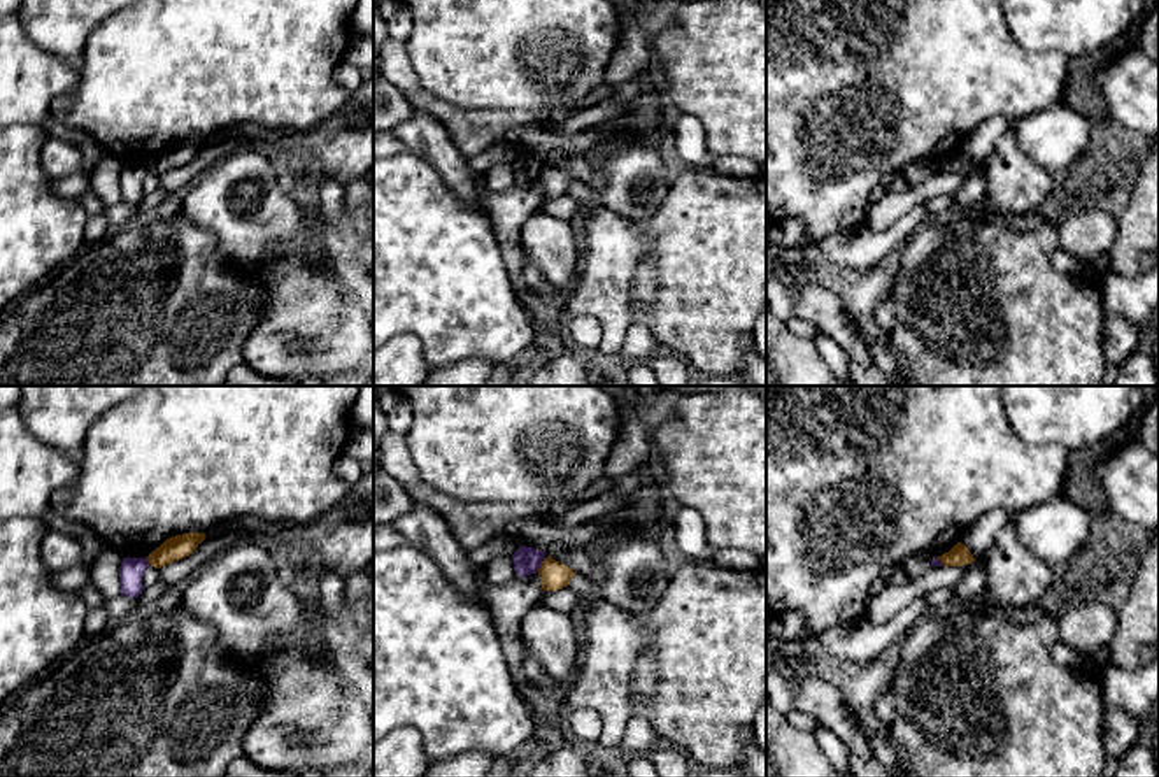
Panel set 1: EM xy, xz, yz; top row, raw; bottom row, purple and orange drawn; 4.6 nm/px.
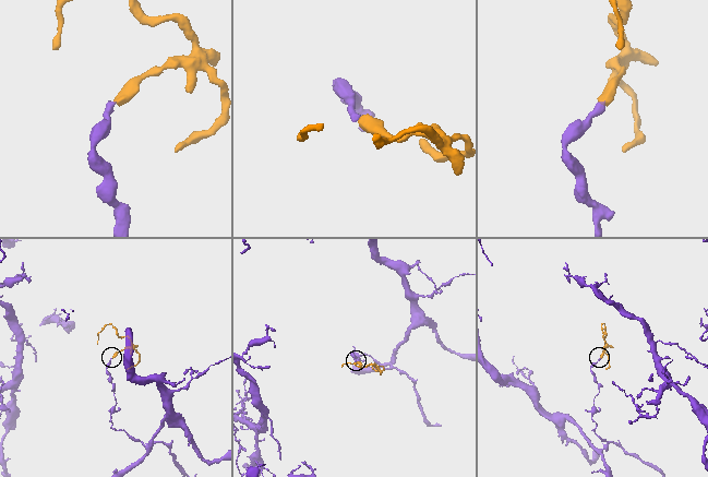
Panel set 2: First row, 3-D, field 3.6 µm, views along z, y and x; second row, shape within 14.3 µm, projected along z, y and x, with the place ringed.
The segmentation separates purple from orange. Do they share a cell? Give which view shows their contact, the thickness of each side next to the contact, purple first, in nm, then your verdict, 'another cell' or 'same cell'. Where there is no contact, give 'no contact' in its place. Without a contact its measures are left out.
xz | 130/130 nm | another cell

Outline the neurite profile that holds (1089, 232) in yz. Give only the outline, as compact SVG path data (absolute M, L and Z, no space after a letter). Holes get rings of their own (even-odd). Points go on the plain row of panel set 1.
M1089 202L1080 210L1070 214L1059 225L1059 247L1078 260L1071 277L1099 281L1099 272L1092 267L1092 258L1110 253L1117 240L1117 217Z

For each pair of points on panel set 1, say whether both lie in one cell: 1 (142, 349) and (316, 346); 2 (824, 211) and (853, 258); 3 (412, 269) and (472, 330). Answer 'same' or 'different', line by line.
1: different
2: different
3: same

